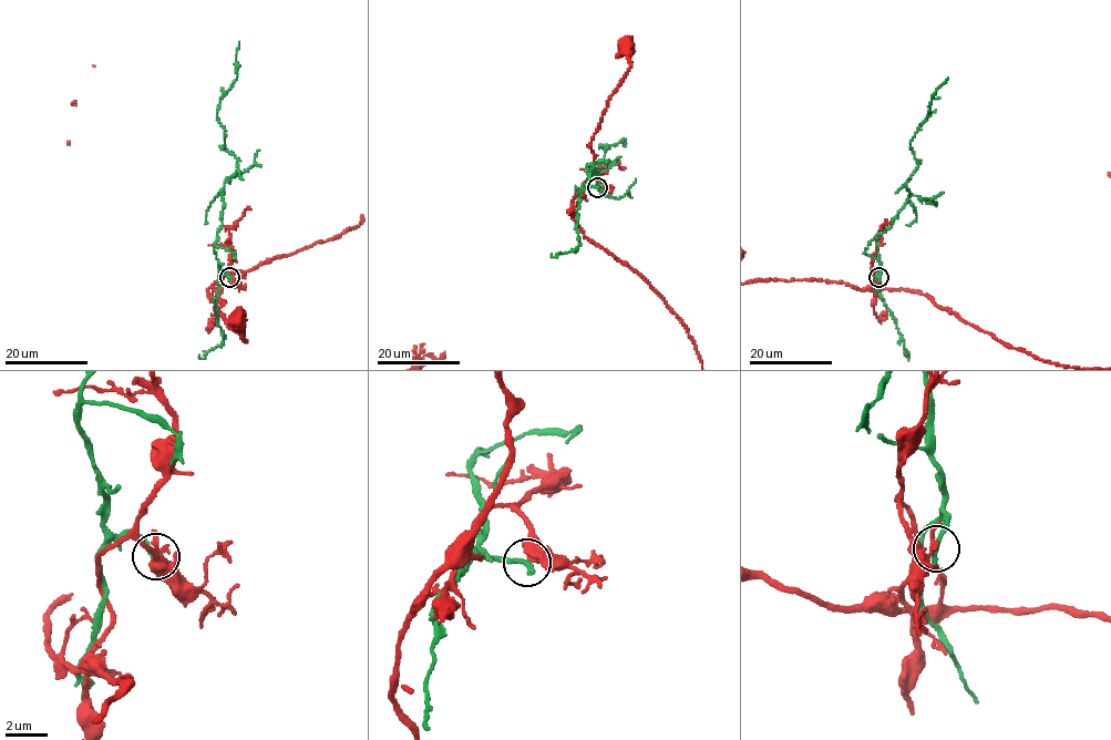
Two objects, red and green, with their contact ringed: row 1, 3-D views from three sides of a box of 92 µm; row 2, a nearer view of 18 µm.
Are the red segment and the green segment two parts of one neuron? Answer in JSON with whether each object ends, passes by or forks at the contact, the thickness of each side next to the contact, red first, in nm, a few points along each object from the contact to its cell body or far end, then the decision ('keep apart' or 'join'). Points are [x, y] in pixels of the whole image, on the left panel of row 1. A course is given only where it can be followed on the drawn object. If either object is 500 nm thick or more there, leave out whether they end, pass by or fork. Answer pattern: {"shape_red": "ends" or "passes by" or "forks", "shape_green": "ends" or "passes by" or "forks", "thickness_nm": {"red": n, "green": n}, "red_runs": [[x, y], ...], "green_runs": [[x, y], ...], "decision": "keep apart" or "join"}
{"shape_red": "passes by", "shape_green": "ends", "thickness_nm": {"red": 240, "green": 360}, "red_runs": [[229, 277], [222, 275], [218, 278], [218, 298], [224, 301], [217, 312], [245, 341], [243, 322], [238, 320]], "green_runs": [[229, 277], [219, 271], [214, 245], [223, 191], [238, 166], [224, 145], [217, 116], [235, 80], [239, 41]], "decision": "keep apart"}

